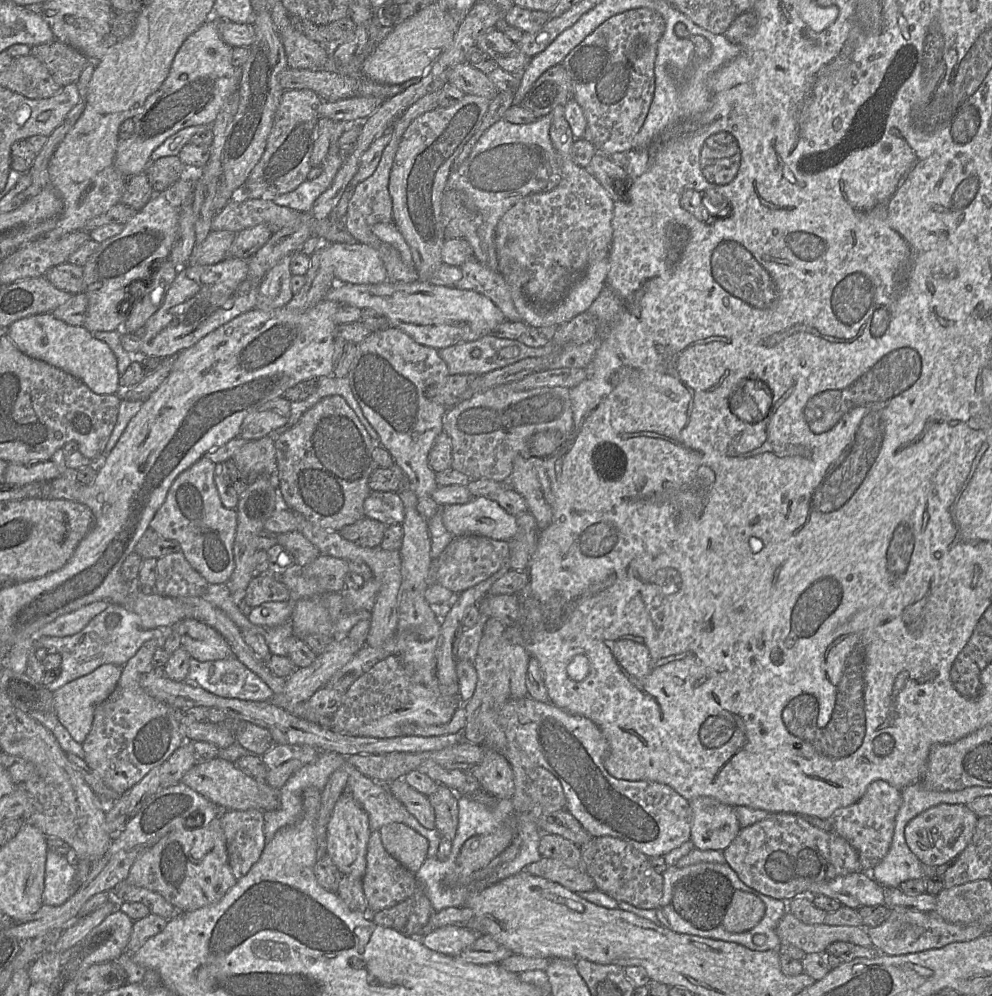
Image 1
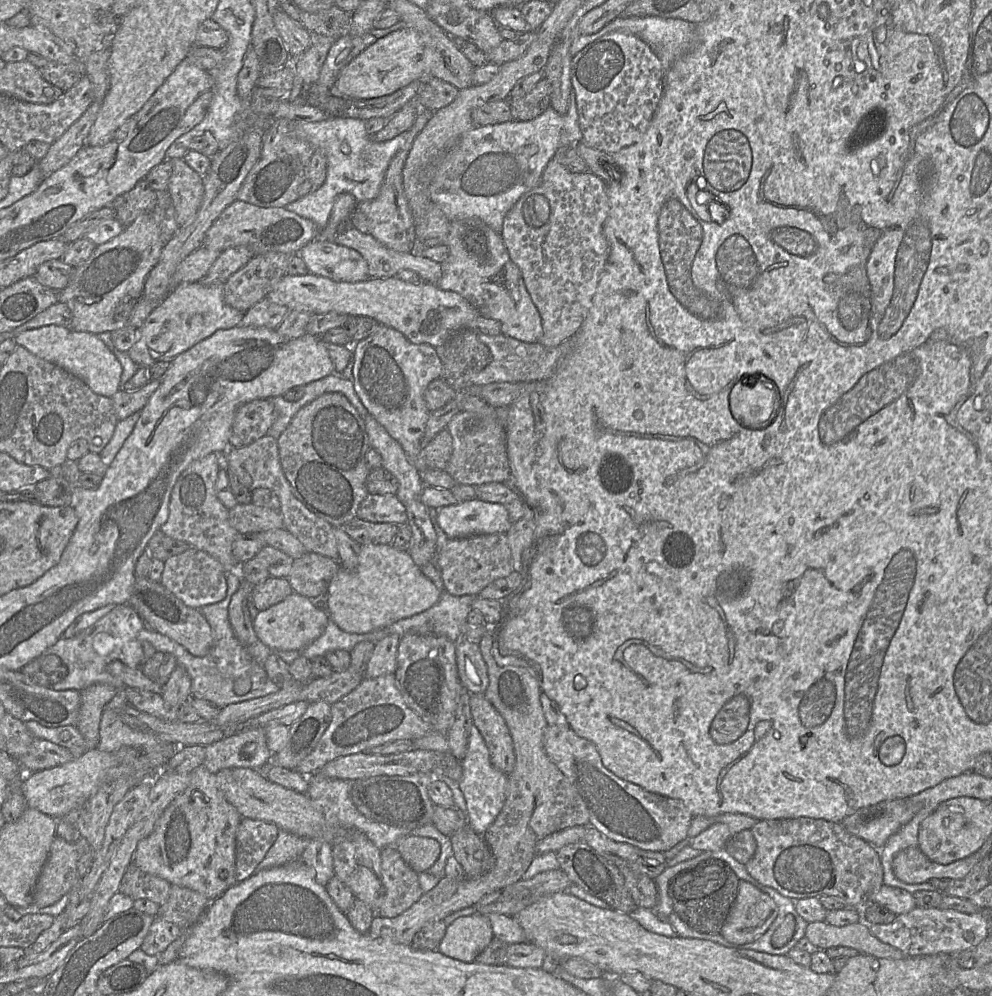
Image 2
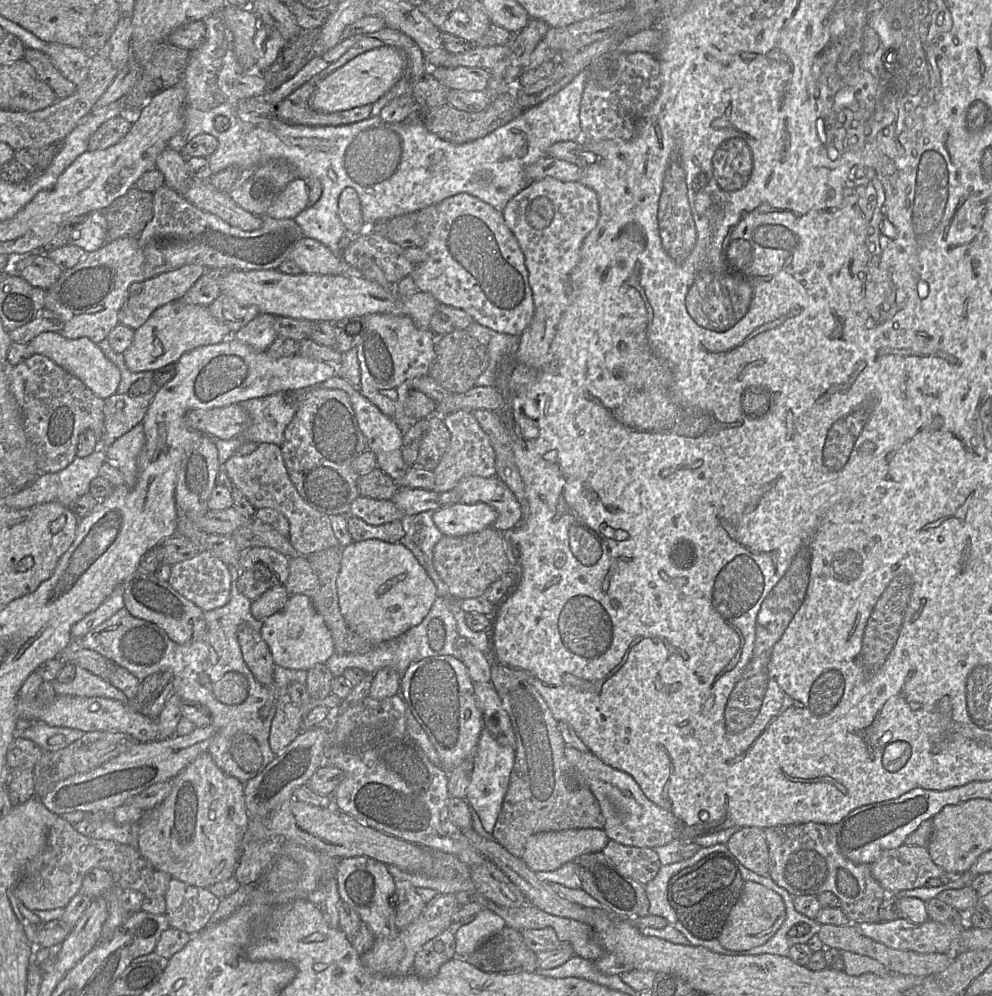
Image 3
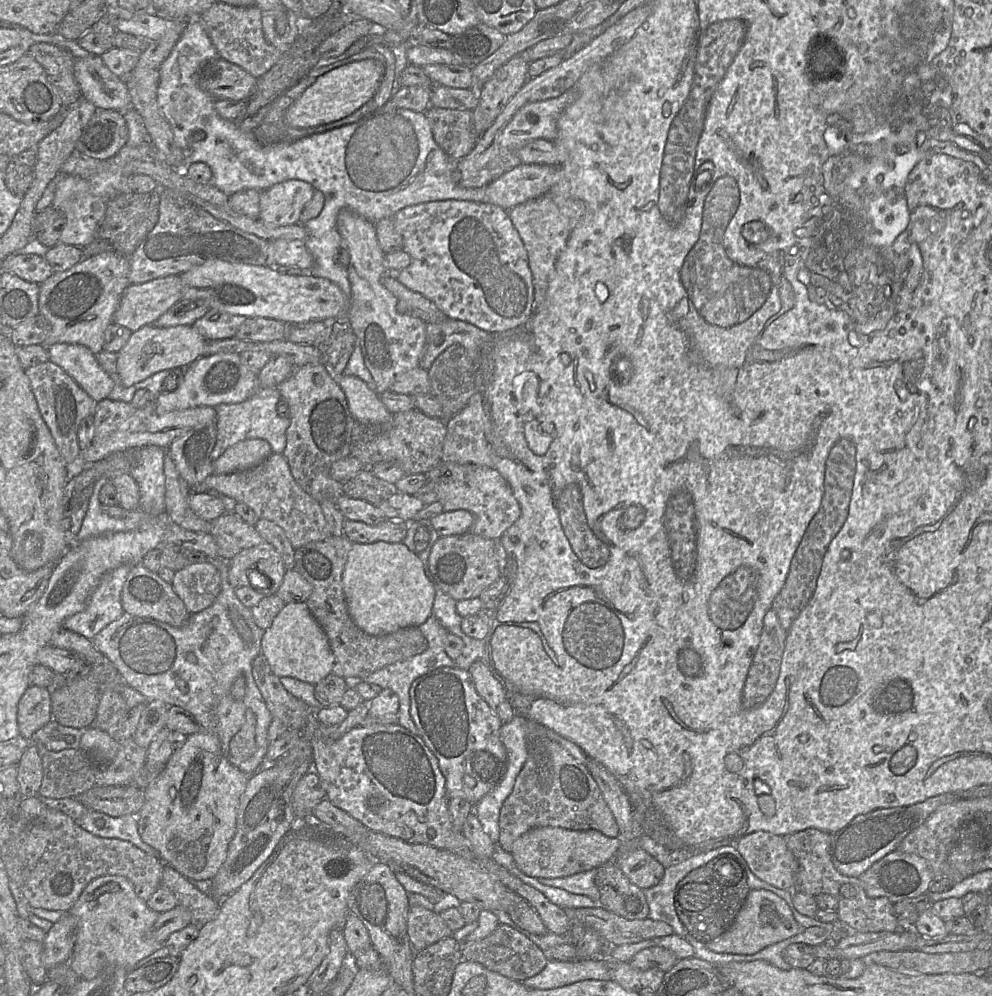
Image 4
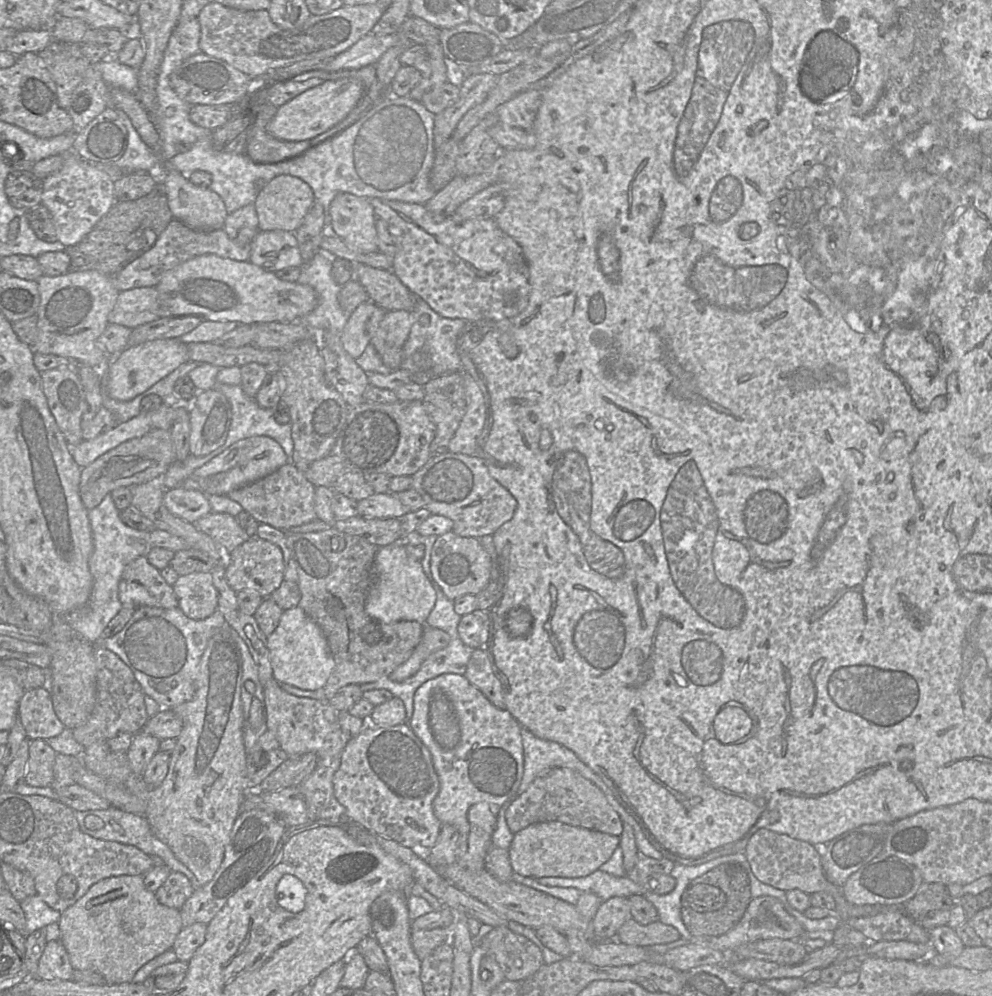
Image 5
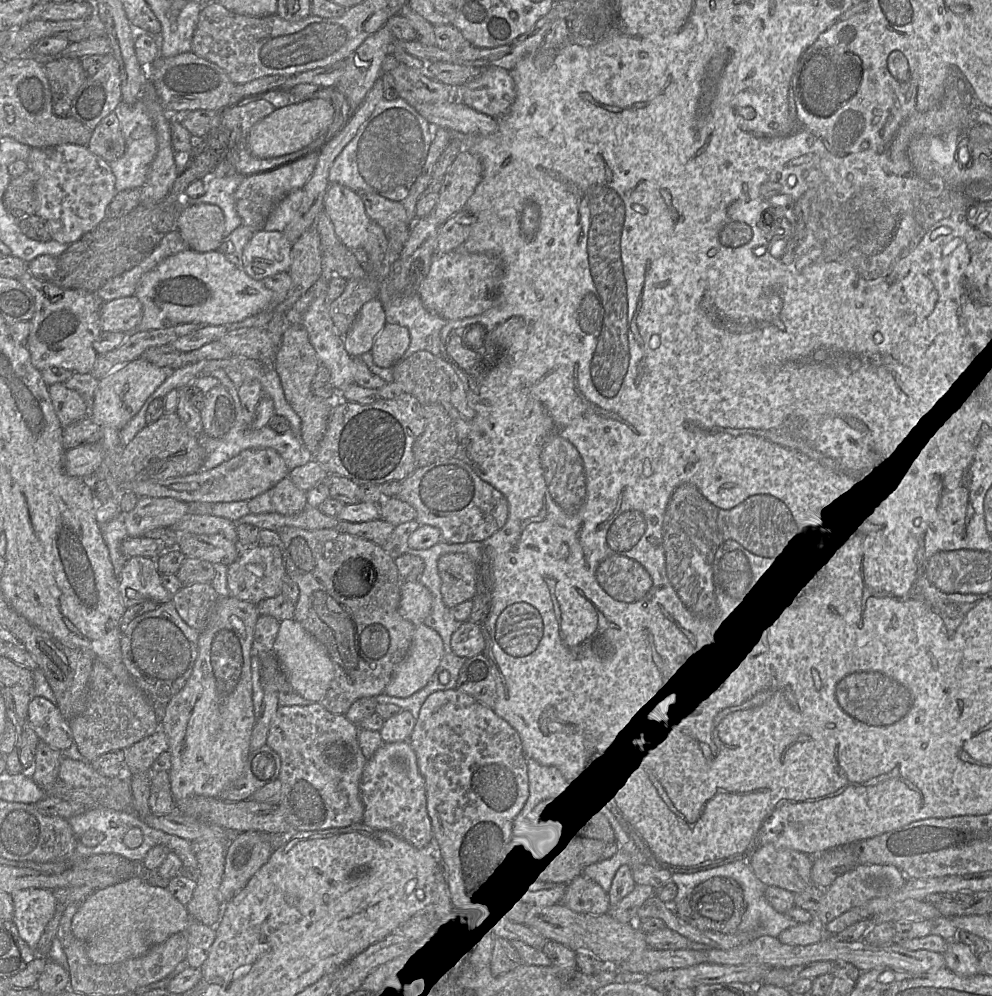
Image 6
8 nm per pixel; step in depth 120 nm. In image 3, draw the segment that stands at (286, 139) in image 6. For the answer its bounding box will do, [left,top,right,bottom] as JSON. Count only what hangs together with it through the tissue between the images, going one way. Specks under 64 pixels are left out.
[312,44,404,112]

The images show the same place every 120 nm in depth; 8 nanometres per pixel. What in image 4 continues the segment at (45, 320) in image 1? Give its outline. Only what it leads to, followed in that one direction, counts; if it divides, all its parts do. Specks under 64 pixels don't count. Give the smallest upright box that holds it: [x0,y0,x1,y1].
[47,343,114,402]

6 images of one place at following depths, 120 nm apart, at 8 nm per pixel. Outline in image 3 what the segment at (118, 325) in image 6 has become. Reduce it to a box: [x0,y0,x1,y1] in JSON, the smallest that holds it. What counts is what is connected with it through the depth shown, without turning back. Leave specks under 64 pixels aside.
[119,265,206,330]

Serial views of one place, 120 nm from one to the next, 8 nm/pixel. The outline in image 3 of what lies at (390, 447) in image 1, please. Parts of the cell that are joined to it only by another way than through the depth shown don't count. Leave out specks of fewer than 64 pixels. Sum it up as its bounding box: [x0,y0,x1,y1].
[356,313,435,433]

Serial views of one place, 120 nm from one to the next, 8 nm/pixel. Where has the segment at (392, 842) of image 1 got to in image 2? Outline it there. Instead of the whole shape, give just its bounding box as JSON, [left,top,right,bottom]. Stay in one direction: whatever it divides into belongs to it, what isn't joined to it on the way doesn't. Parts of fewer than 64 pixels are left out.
[395,834,440,873]

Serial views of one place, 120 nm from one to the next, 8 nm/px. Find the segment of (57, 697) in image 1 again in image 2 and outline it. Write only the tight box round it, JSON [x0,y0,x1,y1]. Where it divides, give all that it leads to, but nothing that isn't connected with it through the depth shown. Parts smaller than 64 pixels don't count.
[76,684,117,749]

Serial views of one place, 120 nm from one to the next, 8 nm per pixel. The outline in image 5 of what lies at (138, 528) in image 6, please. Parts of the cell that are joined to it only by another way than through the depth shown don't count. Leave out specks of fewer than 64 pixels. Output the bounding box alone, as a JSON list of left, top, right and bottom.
[163,489,212,524]

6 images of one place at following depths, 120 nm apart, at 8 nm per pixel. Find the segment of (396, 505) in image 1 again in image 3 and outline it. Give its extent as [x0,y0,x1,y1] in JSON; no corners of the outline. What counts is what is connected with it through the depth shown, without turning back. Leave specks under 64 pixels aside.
[350,496,405,526]

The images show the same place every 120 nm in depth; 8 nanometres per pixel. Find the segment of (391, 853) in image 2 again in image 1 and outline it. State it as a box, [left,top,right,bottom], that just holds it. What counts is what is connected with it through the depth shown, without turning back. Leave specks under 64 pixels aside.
[362,830,418,912]

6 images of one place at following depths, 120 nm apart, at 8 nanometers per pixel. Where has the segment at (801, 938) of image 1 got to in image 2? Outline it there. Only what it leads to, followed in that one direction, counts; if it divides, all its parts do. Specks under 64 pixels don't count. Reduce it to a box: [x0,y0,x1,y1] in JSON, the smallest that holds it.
[804,920,906,960]

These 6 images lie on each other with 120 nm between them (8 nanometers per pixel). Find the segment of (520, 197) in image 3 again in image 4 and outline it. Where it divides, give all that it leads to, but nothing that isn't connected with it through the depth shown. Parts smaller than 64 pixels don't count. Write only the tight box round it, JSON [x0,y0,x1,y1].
[509,194,586,312]

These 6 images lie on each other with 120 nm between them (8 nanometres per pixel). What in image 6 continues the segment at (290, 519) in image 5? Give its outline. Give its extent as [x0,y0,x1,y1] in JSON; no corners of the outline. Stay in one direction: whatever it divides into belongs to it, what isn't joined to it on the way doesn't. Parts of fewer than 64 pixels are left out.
[248,476,306,515]

